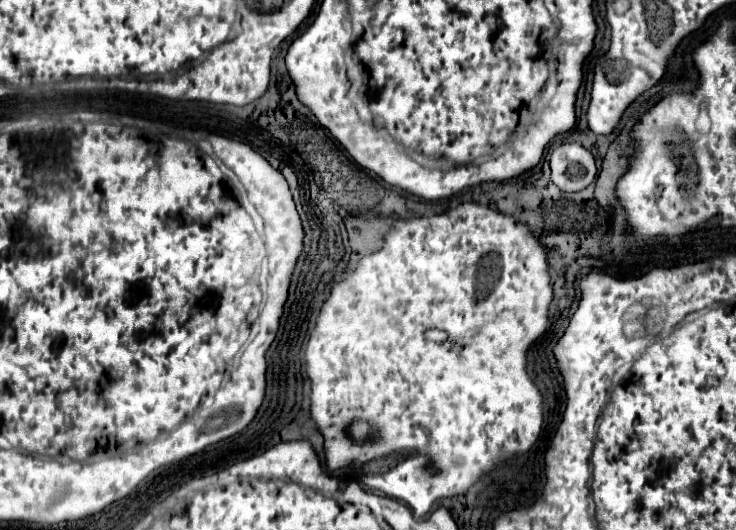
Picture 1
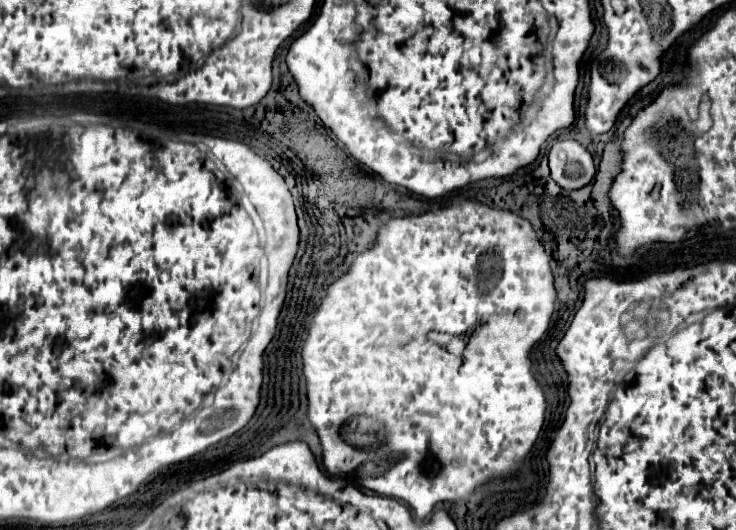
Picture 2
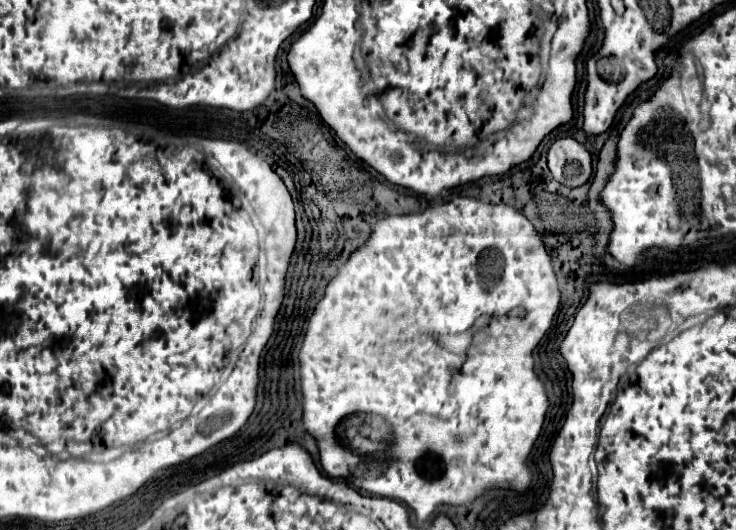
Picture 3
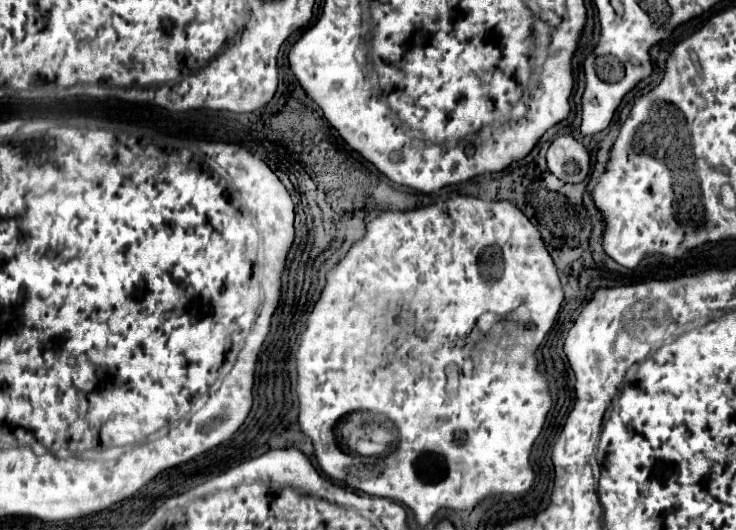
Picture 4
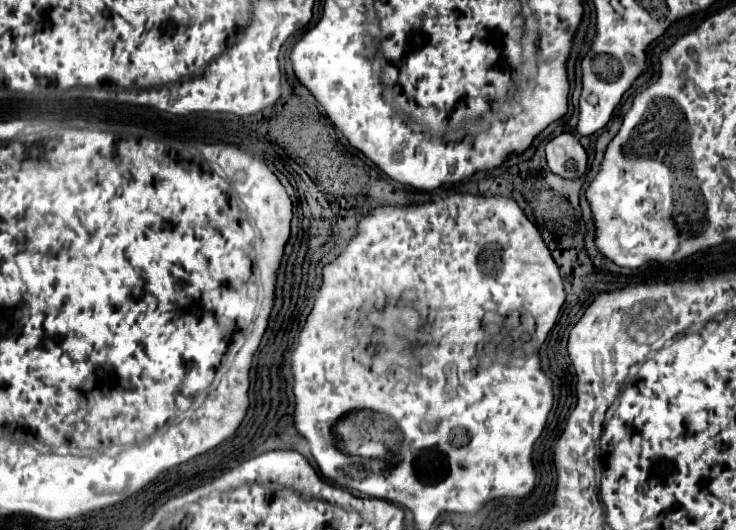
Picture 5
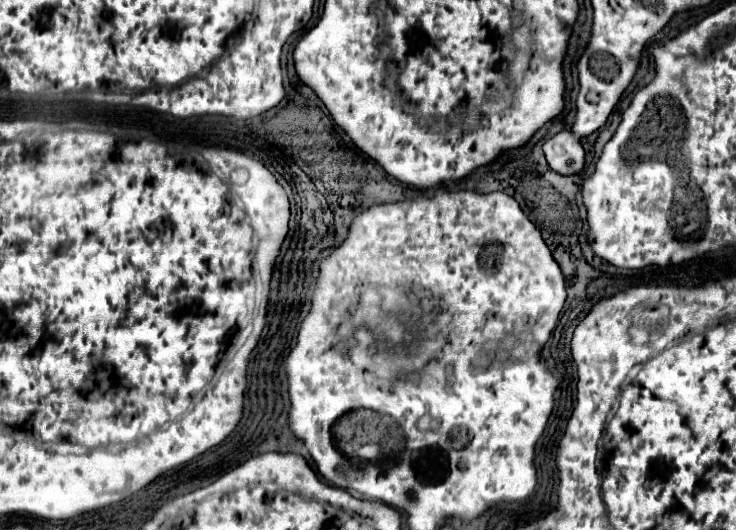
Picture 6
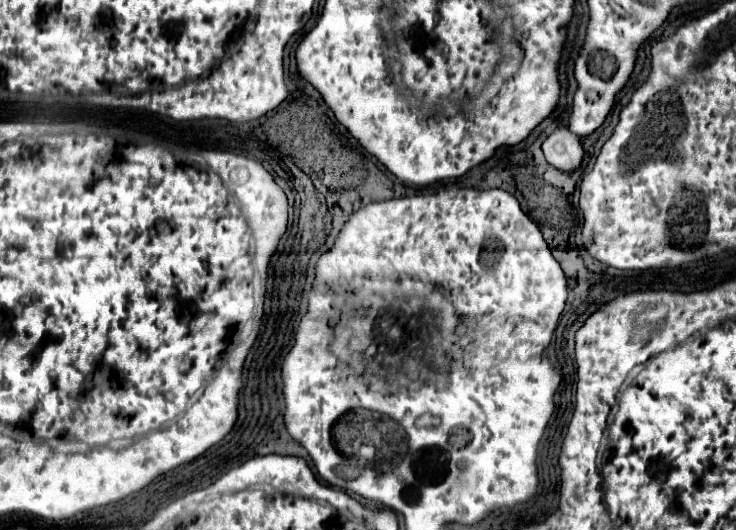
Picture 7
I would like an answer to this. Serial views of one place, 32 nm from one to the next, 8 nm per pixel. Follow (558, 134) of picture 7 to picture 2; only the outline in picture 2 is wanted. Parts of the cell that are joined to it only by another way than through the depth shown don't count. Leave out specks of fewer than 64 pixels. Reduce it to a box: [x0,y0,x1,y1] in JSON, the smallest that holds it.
[548,140,596,190]

